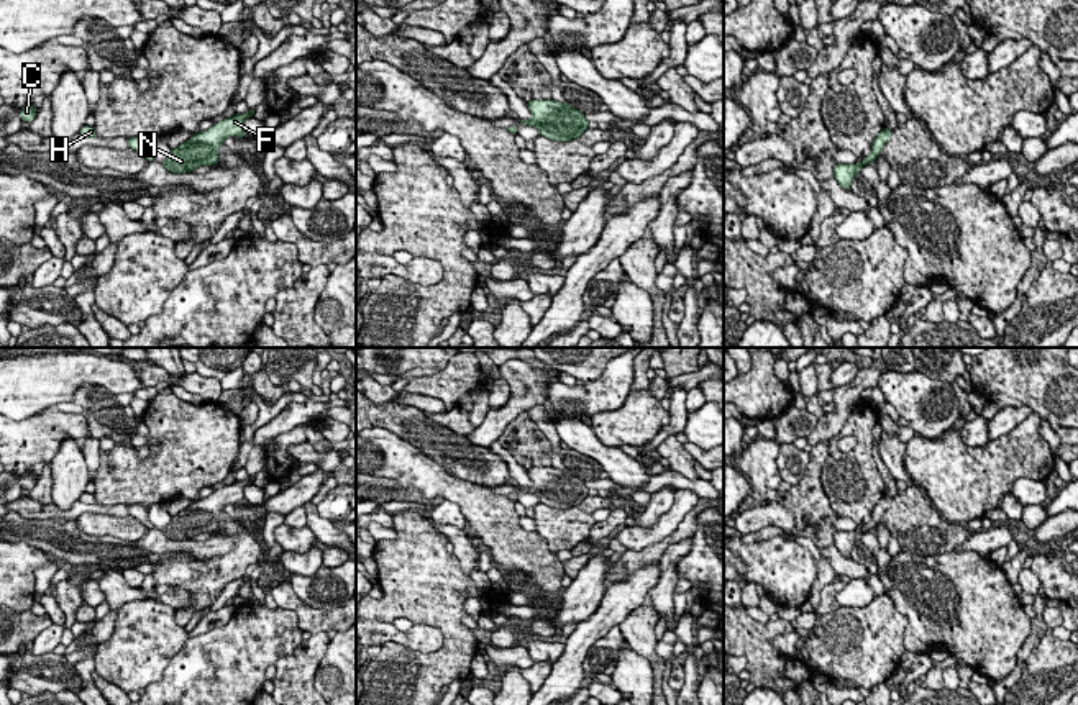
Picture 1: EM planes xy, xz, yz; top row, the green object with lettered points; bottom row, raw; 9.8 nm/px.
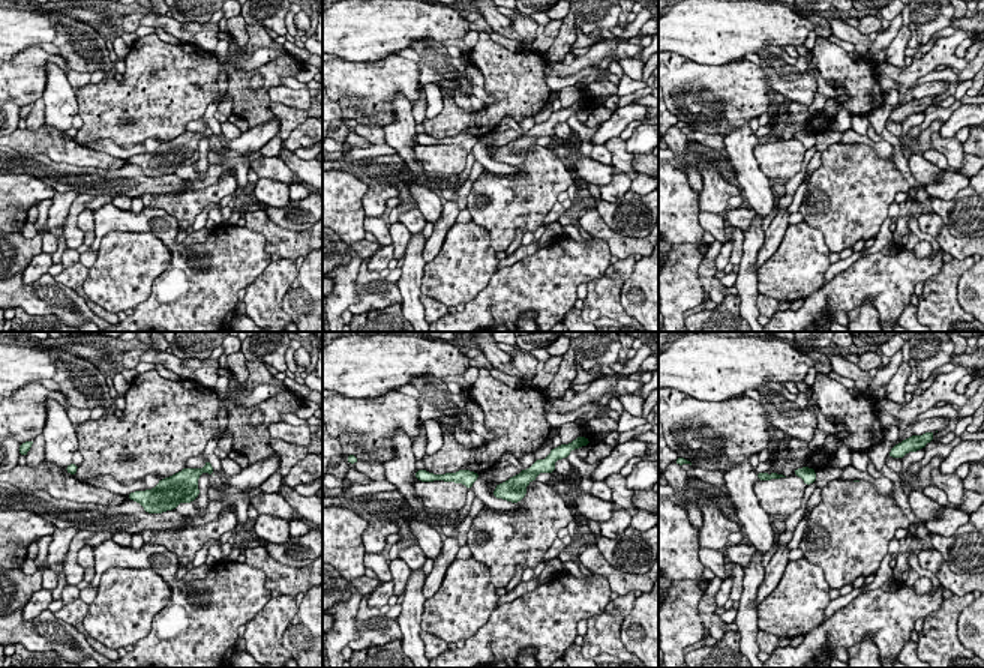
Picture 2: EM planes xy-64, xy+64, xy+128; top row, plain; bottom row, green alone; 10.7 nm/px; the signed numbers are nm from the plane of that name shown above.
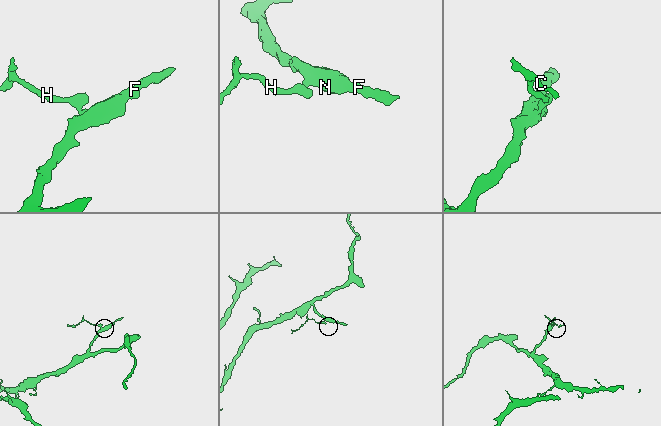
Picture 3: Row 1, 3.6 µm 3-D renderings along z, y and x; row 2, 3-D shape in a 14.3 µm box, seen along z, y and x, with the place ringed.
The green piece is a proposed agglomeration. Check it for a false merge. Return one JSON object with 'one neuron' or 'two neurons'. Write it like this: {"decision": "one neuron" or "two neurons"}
{"decision": "one neuron"}

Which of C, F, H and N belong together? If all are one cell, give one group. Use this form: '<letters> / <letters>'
C F H N

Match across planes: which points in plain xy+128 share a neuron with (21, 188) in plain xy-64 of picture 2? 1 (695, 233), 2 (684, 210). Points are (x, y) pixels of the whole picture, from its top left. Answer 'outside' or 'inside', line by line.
1: inside
2: inside

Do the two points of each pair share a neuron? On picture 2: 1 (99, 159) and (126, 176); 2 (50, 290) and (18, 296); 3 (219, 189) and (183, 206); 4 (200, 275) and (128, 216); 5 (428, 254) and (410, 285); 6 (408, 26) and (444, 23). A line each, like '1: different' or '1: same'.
1: different
2: same
3: same
4: same
5: different
6: same

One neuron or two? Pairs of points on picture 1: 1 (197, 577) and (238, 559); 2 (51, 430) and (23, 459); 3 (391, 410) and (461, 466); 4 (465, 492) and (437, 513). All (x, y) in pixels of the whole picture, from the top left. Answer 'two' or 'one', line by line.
1: one
2: one
3: one
4: two

